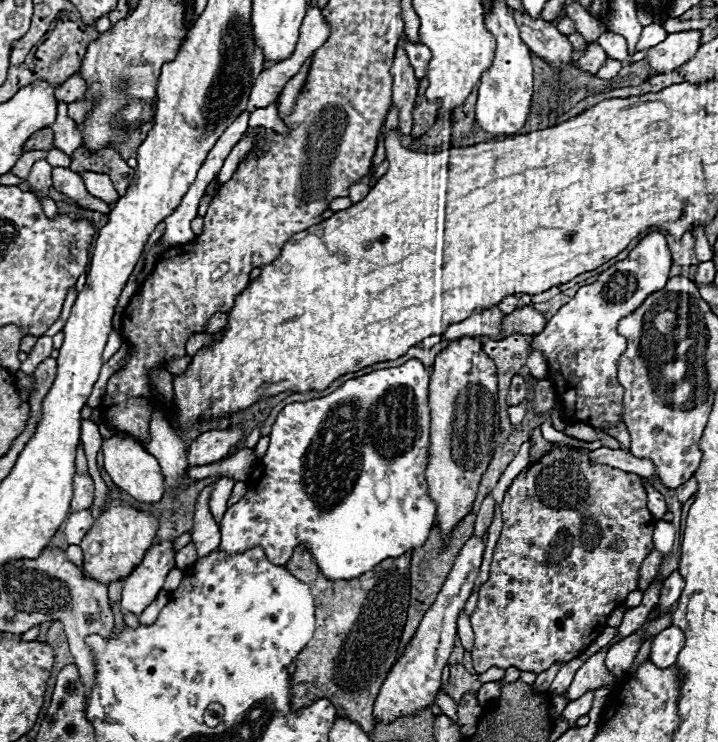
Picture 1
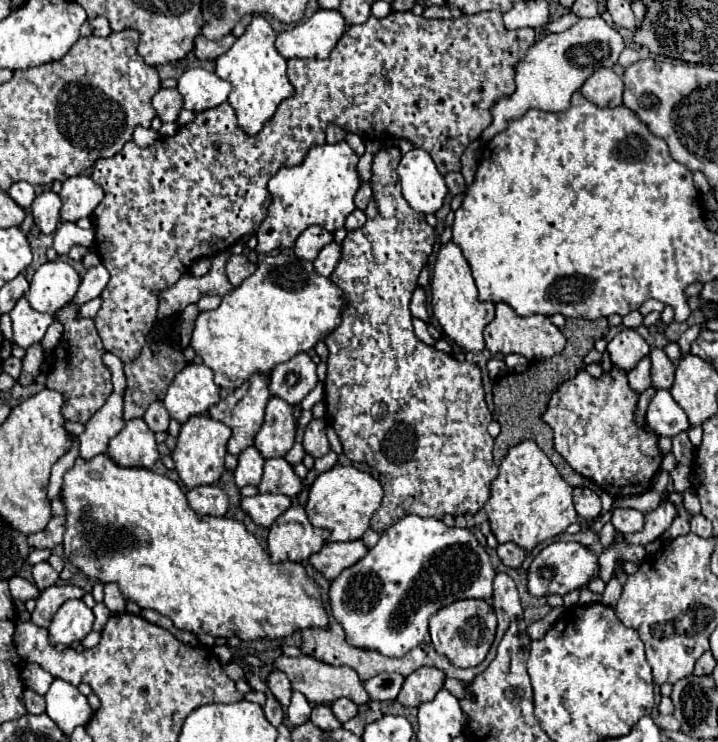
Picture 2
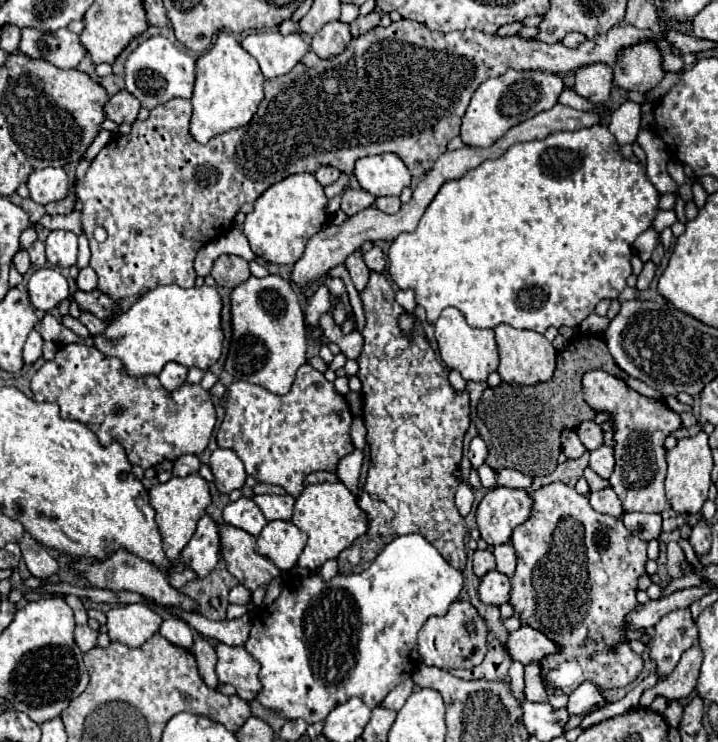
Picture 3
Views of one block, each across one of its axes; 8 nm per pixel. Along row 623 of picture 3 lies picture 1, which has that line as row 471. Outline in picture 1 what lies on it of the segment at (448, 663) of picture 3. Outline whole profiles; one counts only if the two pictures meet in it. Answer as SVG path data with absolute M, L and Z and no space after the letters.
M462 336L450 342L434 362L430 376L430 464L426 480L430 496L438 504L436 522L444 538L472 510L482 474L490 464L490 444L494 436L496 366L484 354L480 338Z

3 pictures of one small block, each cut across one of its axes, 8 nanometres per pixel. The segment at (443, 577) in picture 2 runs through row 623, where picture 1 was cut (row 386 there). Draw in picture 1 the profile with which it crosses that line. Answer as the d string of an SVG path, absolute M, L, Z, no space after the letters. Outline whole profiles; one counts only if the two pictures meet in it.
M412 358L402 366L374 370L374 372L364 374L360 378L352 378L324 398L308 400L308 402L292 402L292 404L284 406L282 412L278 414L274 426L272 426L268 452L258 460L250 478L246 480L246 484L248 484L246 496L238 504L228 508L222 522L220 522L220 532L222 532L220 548L224 552L244 552L246 548L260 546L260 548L264 548L264 552L272 564L284 566L292 558L294 548L304 542L308 546L308 550L312 550L324 576L330 576L332 580L358 578L362 572L368 572L370 568L374 568L376 564L380 564L386 558L398 558L398 556L406 554L408 550L418 550L426 542L430 528L434 524L434 518L436 518L436 502L430 498L428 484L424 478L426 466L430 462L430 454L428 454L428 448L430 448L428 380L430 380L430 368L426 368L420 360Z

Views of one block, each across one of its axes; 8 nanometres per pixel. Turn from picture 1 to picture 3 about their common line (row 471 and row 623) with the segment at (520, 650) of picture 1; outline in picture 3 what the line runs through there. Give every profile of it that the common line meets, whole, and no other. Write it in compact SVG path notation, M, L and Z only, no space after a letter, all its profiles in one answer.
M554 482L536 492L534 516L514 528L512 546L518 566L510 604L522 624L538 628L560 644L560 652L542 660L546 684L570 694L584 680L602 688L630 684L642 670L642 658L628 644L610 650L624 636L622 620L638 606L638 578L644 574L646 542L634 536L620 518L600 514L574 488Z

